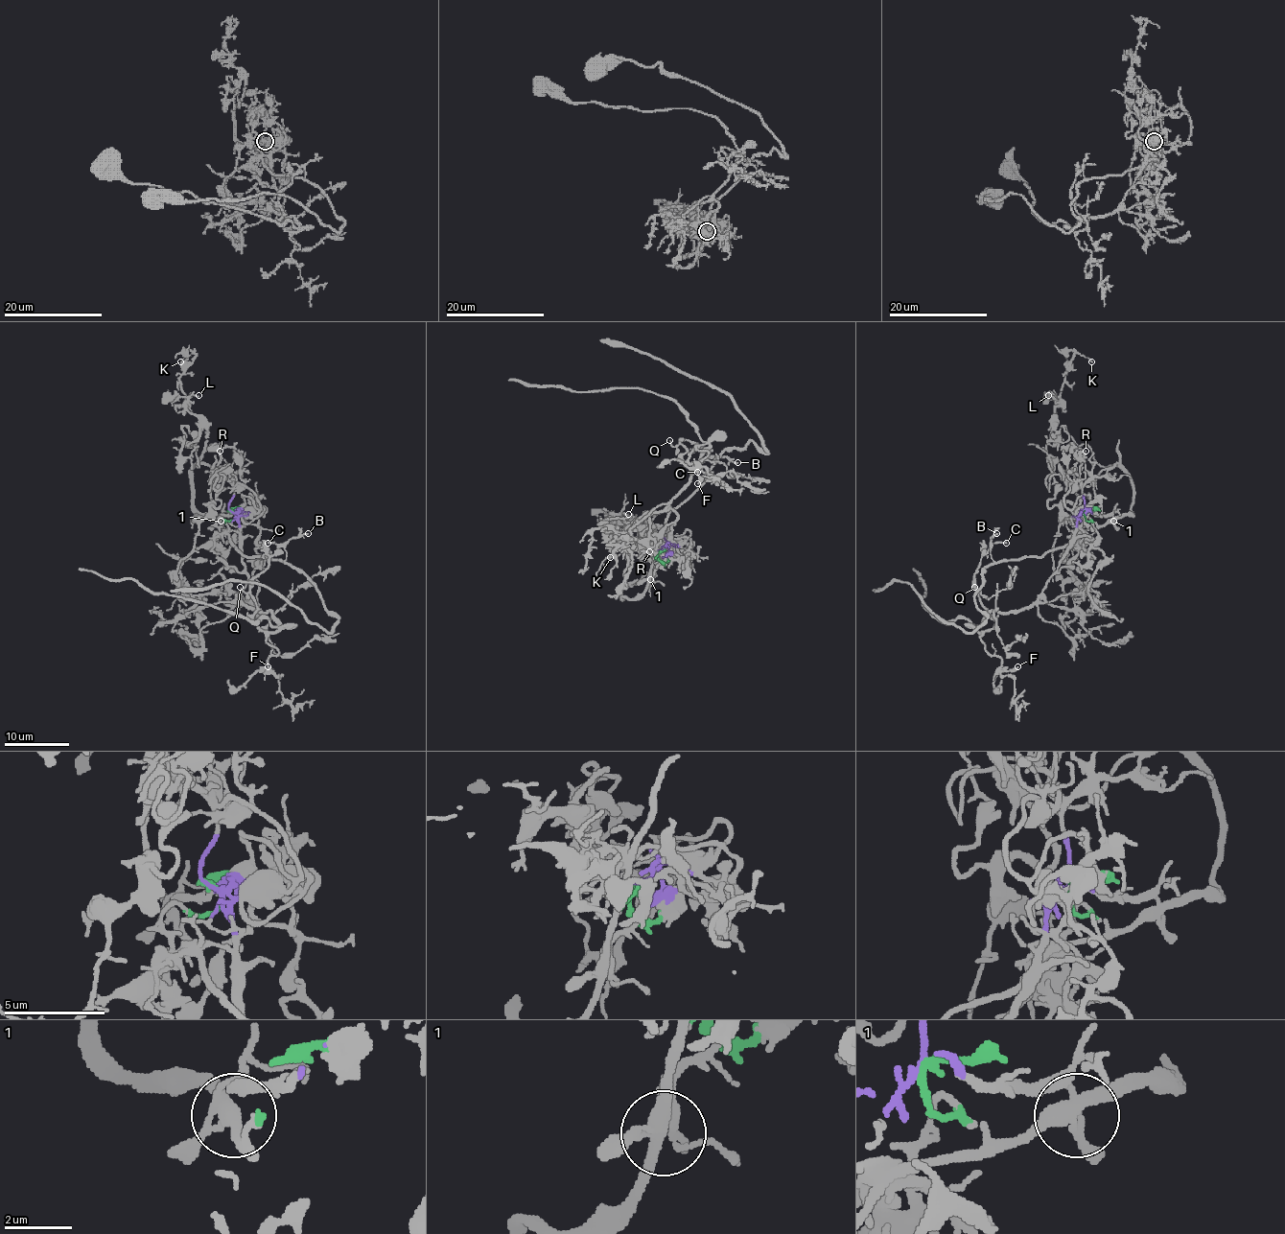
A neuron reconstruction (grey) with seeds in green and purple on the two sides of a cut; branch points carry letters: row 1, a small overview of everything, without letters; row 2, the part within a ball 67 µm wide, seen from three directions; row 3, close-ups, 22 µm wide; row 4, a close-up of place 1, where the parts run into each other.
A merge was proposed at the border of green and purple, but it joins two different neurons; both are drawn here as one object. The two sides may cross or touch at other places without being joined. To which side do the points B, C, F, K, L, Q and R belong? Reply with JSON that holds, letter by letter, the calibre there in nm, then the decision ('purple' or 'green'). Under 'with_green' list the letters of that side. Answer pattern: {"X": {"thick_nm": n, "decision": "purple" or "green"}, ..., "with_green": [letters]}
{"B": {"thick_nm": 150, "decision": "purple"}, "C": {"thick_nm": 150, "decision": "purple"}, "F": {"thick_nm": 240, "decision": "purple"}, "K": {"thick_nm": 110, "decision": "green"}, "L": {"thick_nm": 100, "decision": "green"}, "Q": {"thick_nm": 100, "decision": "purple"}, "R": {"thick_nm": 100, "decision": "green"}, "with_green": ["K", "L", "R"]}

